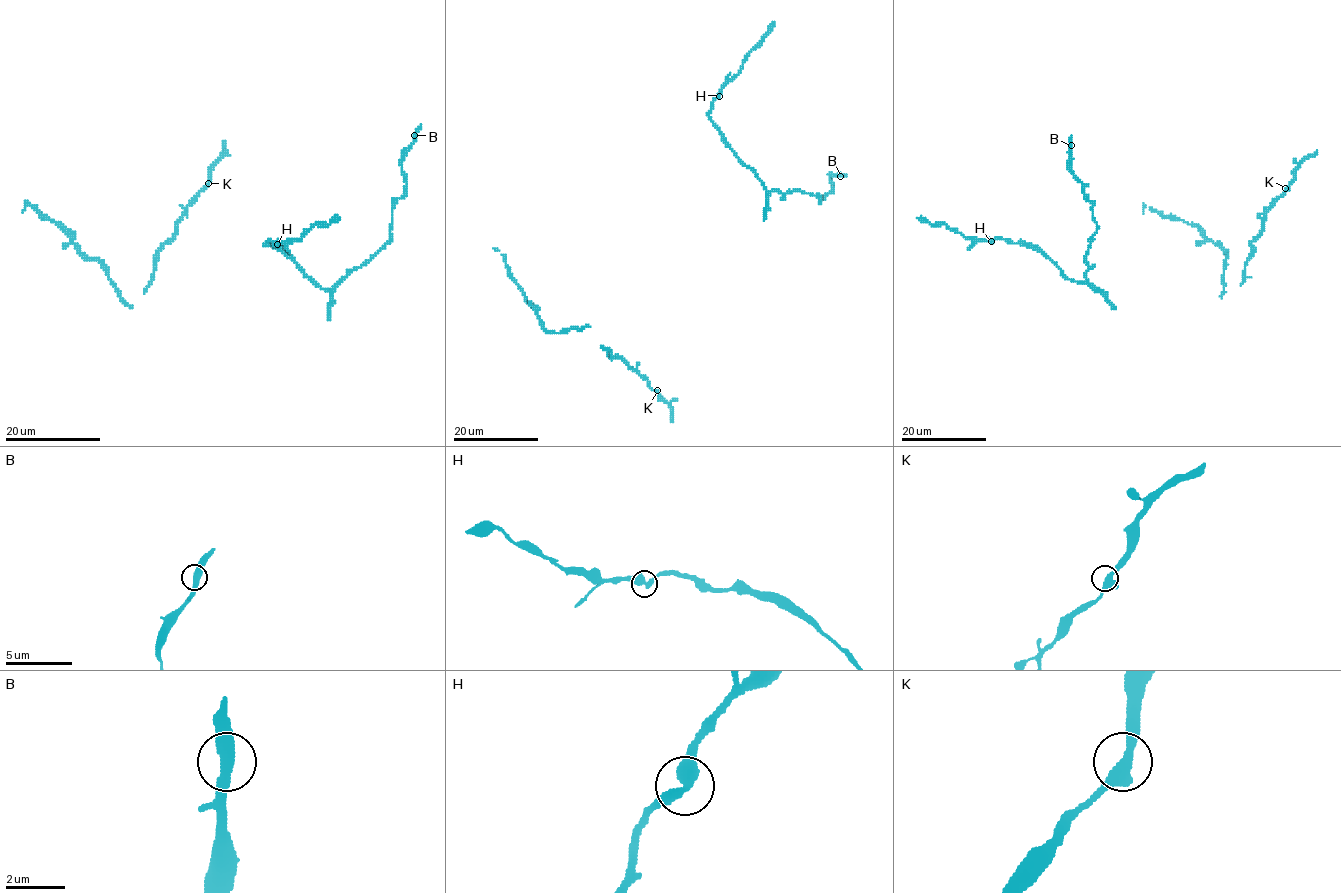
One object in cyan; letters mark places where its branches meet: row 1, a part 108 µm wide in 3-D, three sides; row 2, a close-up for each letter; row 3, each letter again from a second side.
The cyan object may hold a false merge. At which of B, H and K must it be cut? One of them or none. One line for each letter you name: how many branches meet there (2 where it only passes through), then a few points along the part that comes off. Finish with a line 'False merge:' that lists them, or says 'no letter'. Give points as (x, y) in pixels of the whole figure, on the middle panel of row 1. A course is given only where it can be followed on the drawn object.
False merge: no letter

